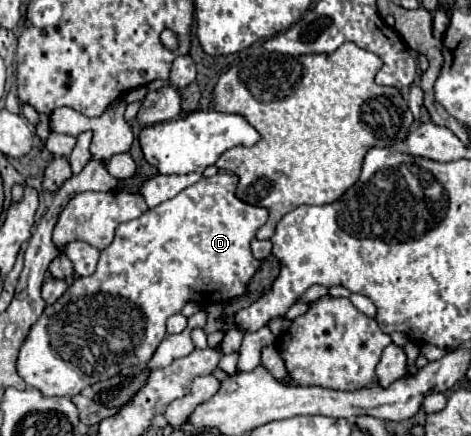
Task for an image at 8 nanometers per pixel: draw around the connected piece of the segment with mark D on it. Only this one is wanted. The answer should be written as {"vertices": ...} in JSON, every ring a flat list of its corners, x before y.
{"vertices":[[235,174,201,178,197,184,181,190,143,216,119,224,115,240,101,250,95,274,75,278,67,292,55,304,47,306,33,324,17,360,17,372,27,386,39,390,43,396,73,398,83,388,117,376,123,368,149,362,165,338,167,318,181,312,187,302,213,304,243,296,253,274,261,268,261,260,251,254,251,242,255,240,255,232,267,222,269,212,267,208,243,204,243,200,235,196,237,184,239,178]]}

